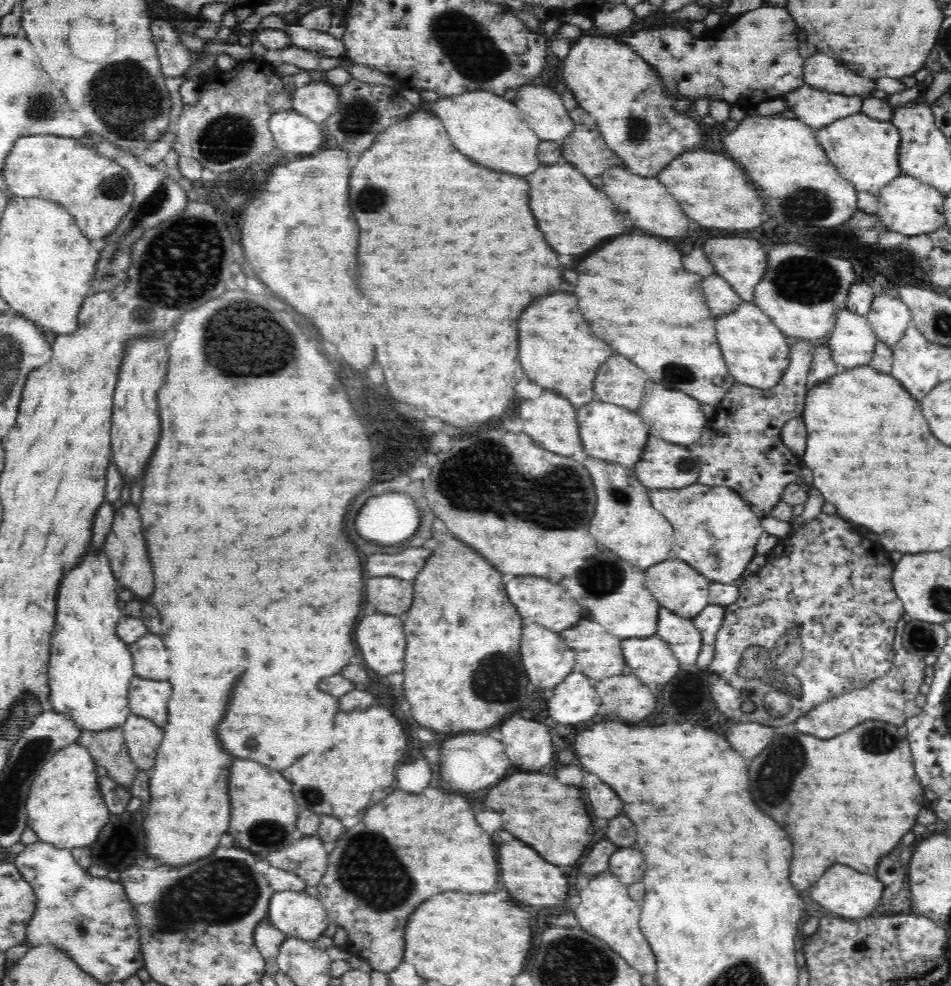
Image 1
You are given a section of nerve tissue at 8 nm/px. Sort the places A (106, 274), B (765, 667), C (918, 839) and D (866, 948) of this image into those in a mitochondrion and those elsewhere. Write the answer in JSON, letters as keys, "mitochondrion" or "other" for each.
{"A":"mitochondrion","B":"mitochondrion","C":"other","D":"mitochondrion"}

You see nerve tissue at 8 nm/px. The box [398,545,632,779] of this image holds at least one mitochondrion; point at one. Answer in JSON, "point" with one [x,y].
{"point":[496,679]}

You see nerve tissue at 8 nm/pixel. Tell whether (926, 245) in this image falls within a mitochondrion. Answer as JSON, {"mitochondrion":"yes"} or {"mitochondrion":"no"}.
{"mitochondrion":"no"}

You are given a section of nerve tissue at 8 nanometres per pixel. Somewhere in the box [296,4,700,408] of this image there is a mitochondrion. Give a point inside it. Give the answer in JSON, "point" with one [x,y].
{"point":[456,35]}

